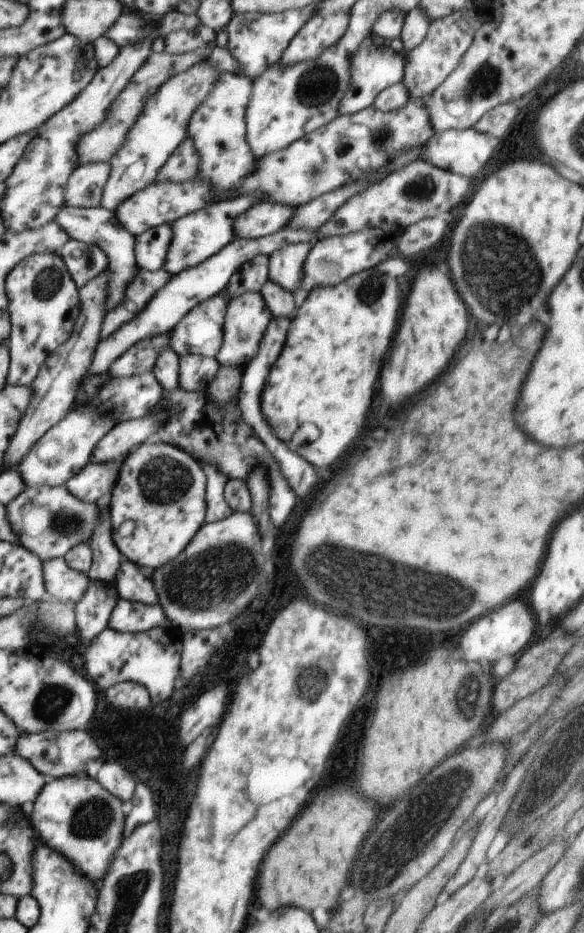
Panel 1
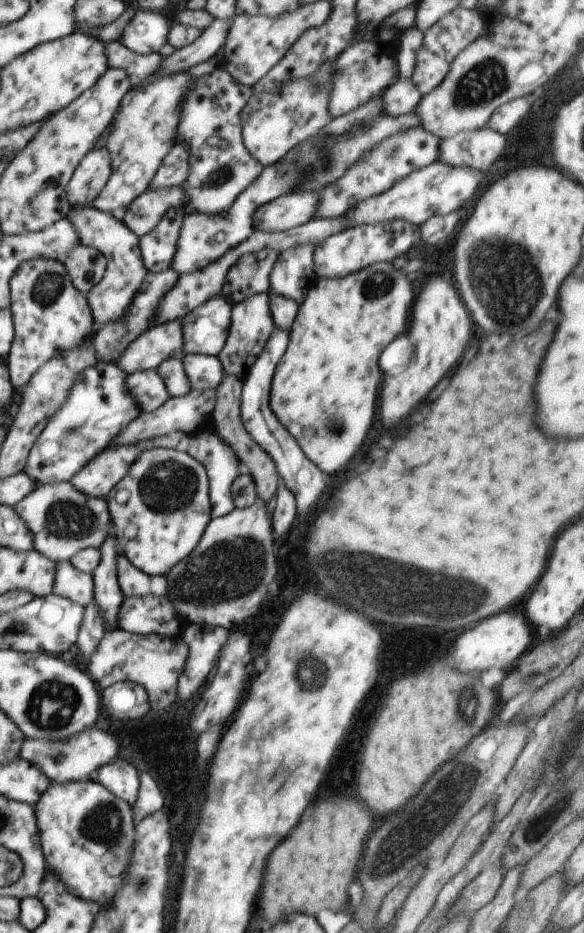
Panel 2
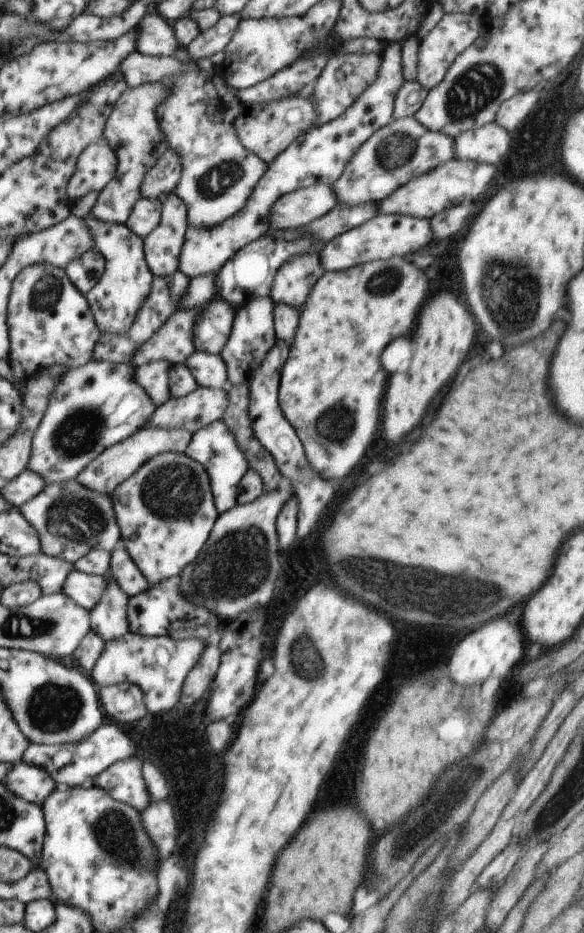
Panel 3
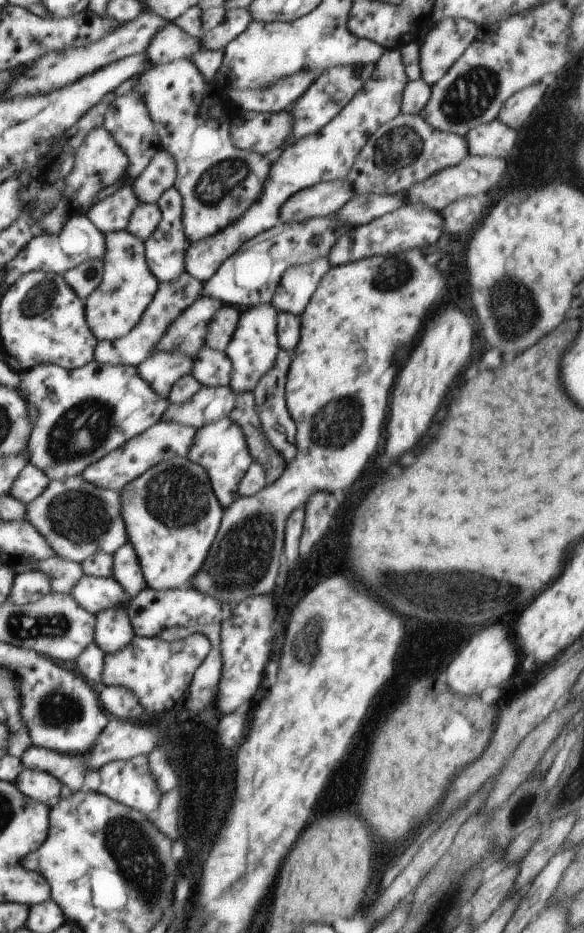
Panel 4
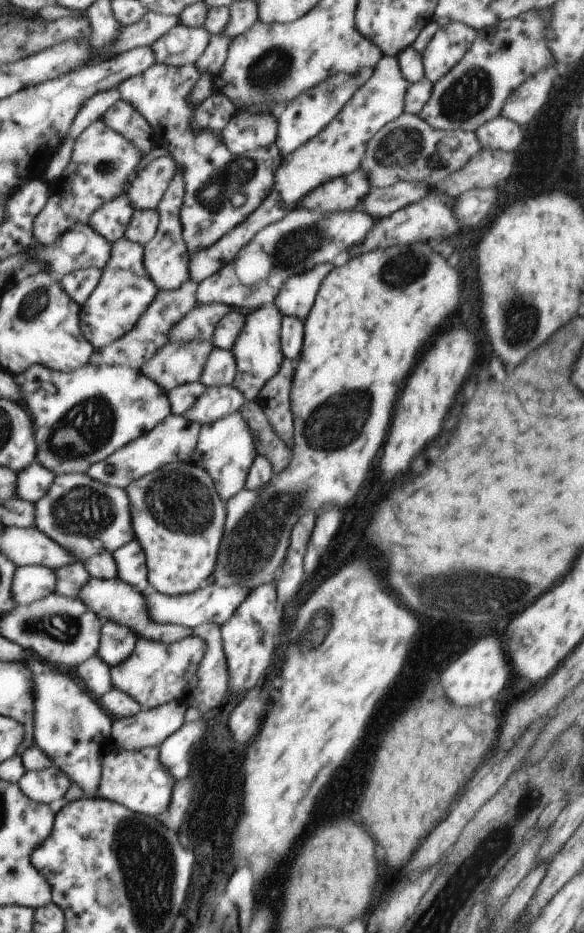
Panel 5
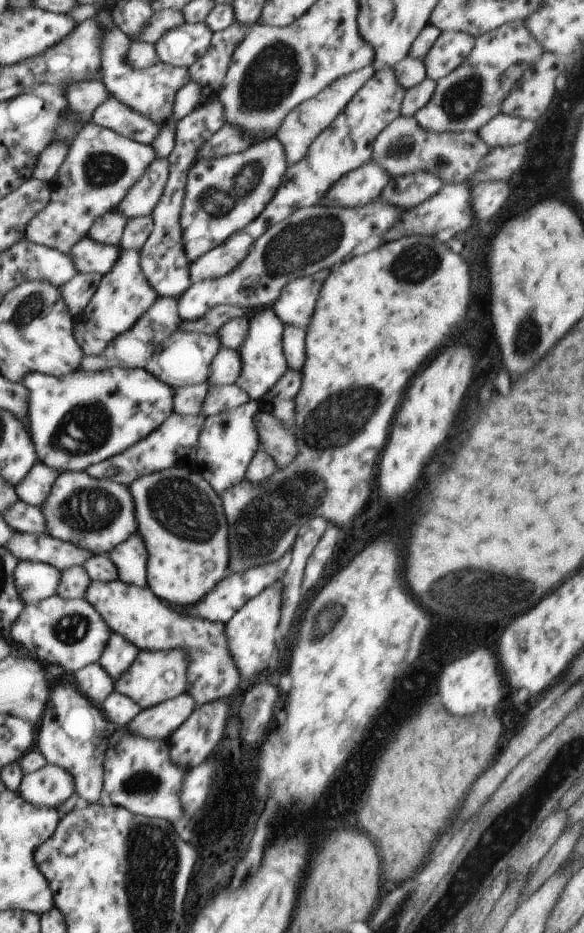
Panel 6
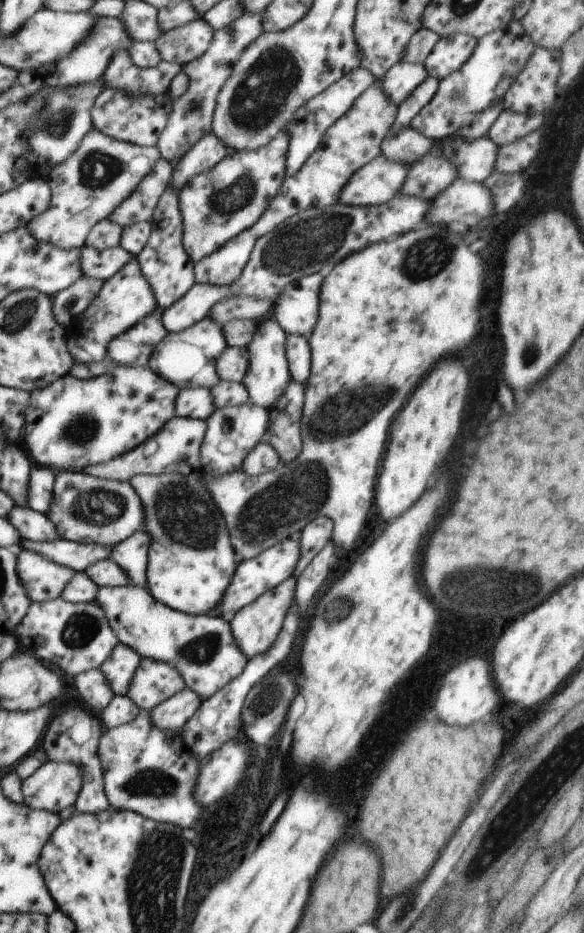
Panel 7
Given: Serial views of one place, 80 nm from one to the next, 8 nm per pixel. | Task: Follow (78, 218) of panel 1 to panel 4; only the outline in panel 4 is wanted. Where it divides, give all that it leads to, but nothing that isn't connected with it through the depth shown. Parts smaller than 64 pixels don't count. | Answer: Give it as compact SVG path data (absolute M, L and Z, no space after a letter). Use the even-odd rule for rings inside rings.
M126 229L105 235L102 282L85 300L85 317L92 334L99 341L113 341L126 336L152 302L159 280L151 273L145 259L145 244Z

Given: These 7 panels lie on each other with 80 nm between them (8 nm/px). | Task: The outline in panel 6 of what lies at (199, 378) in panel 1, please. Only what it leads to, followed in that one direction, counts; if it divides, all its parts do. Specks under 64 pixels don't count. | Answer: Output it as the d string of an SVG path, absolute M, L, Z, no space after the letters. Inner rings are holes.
M222 347L210 364L210 378L207 382L210 386L234 385L241 372L242 358L240 358L240 352Z

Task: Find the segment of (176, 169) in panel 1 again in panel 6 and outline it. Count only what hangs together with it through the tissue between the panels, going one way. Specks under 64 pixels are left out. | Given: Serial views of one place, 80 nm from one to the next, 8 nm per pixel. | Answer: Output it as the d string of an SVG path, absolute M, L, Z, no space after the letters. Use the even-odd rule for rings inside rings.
M164 158L156 159L150 164L142 178L138 178L138 182L128 190L116 212L126 216L127 220L151 216L164 193L170 174L169 166L169 160Z

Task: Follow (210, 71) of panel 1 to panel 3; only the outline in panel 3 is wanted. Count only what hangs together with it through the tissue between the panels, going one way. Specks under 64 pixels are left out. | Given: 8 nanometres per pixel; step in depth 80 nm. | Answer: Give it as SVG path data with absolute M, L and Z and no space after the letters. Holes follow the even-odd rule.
M162 81L144 84L140 88L127 88L116 101L113 113L105 124L103 137L115 152L117 169L114 178L101 190L90 214L97 219L125 224L135 202L141 197L141 184L148 171L158 162L169 142L162 134L157 110L169 95L169 86Z

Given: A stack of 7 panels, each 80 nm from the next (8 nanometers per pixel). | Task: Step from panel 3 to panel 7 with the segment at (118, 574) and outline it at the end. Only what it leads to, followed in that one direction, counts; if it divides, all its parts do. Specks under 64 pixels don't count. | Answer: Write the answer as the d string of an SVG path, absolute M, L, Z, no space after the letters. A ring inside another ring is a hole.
M144 528L116 544L110 552L109 560L114 560L126 570L126 576L132 585L146 584L150 544L152 544L152 536Z

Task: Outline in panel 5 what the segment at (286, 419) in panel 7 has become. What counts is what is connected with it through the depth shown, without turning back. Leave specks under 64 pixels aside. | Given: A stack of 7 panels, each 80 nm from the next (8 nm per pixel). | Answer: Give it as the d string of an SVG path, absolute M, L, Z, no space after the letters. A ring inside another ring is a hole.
M249 399L243 402L238 412L248 423L258 456L269 460L274 475L284 470L291 461L292 452L290 447L274 434L262 406L258 406L255 399Z

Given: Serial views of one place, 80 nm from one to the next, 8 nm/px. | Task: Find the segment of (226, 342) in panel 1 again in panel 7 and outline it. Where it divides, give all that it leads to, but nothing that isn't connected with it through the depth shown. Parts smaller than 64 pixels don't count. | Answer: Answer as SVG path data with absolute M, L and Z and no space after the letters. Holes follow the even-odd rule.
M269 317L257 322L257 329L246 348L250 356L250 366L241 384L244 384L248 392L249 401L268 411L275 408L278 398L282 398L292 380L286 359L286 343L287 336L284 329L274 317Z

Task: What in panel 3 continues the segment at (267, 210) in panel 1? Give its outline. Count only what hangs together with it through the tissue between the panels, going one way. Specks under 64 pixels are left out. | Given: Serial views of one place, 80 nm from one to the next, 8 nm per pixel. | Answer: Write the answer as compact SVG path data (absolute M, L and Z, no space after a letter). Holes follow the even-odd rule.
M316 184L293 190L270 207L270 226L278 230L295 229L322 218L338 204L330 186Z

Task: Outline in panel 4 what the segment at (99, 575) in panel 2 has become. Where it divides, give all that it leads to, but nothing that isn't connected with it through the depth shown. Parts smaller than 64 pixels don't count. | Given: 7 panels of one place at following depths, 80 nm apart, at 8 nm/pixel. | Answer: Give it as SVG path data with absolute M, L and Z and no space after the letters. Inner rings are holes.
M110 607L94 616L96 617L94 642L104 654L116 653L133 639L135 632L124 607Z

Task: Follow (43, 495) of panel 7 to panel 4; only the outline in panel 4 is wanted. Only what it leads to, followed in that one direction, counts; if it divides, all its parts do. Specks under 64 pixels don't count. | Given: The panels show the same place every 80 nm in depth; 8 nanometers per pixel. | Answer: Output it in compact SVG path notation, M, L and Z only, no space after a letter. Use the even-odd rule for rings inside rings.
M28 463L12 483L9 495L27 505L44 492L49 482L50 478L44 472Z

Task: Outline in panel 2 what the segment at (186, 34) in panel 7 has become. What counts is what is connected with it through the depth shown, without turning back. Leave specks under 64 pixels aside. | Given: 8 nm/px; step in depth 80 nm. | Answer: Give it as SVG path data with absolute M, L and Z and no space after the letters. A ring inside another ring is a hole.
M138 10L122 30L120 41L128 50L136 54L156 53L162 44L167 43L169 16L167 13Z

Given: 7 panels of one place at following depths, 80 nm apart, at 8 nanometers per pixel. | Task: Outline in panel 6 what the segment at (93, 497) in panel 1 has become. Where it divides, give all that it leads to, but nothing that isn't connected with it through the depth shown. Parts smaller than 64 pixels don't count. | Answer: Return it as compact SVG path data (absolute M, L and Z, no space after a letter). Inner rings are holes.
M173 412L156 430L141 441L129 446L124 452L89 466L85 471L92 478L113 480L115 483L122 483L128 487L138 477L157 473L173 466L194 467L199 434L205 419L201 414L186 416Z

